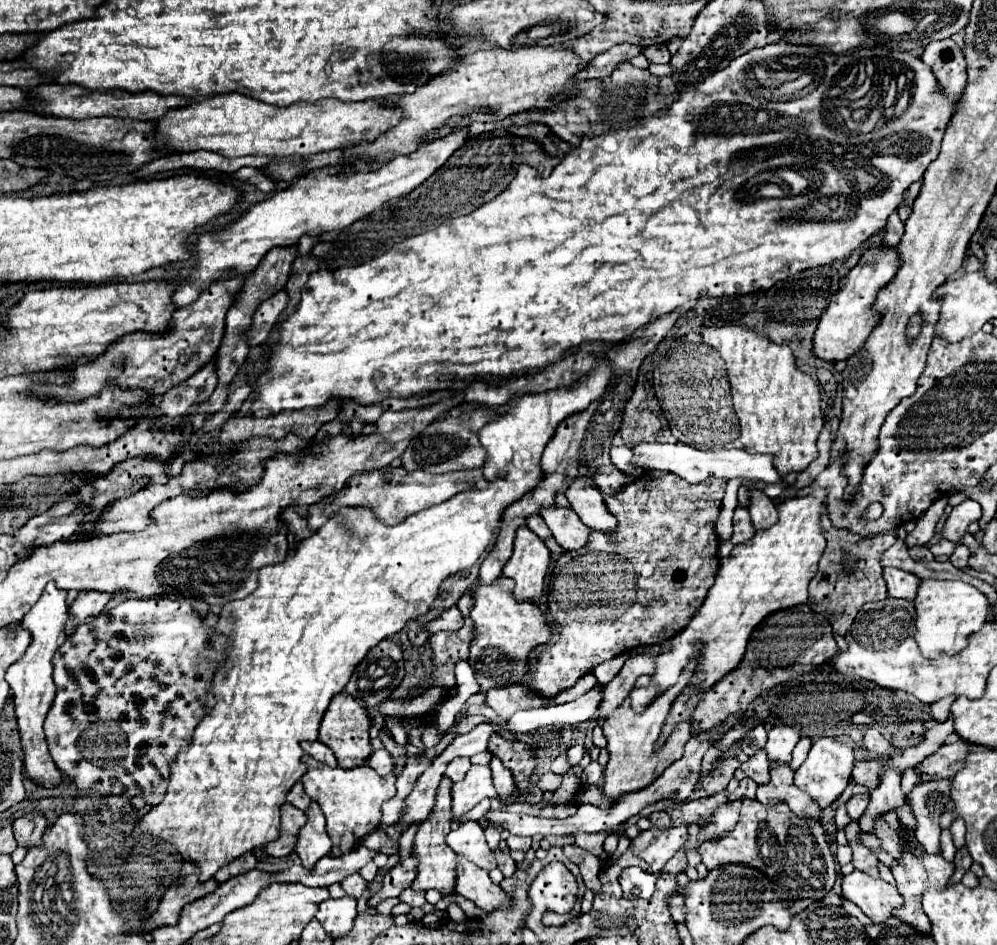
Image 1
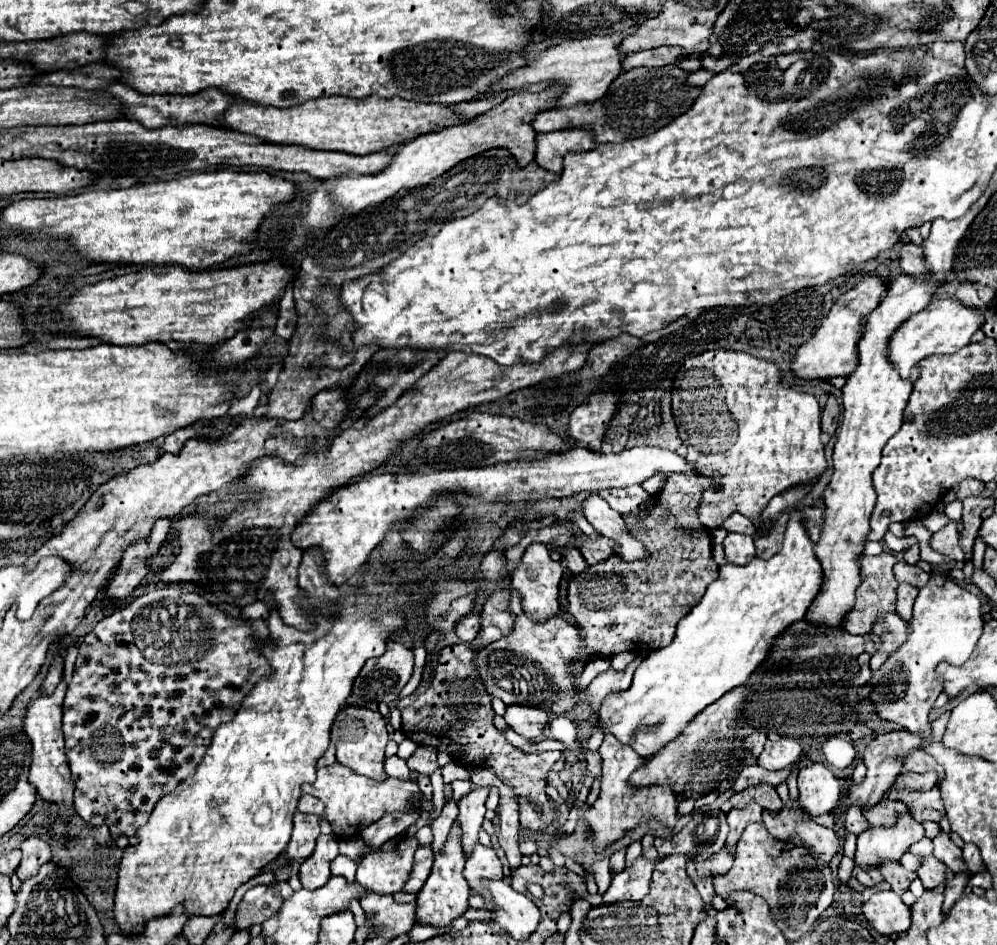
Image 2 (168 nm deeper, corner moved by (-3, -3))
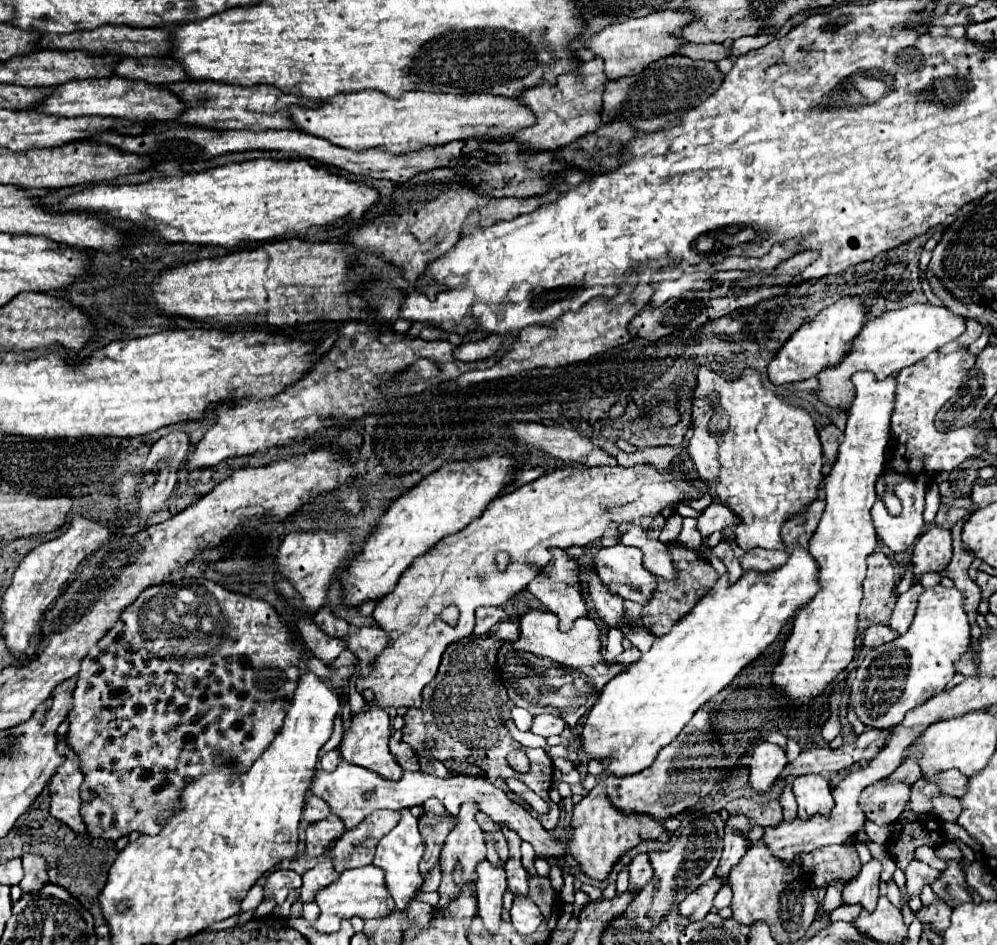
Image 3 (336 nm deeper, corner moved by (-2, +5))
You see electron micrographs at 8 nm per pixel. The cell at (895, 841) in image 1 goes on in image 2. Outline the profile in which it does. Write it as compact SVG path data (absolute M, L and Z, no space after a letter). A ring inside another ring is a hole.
M934 855L918 857L918 859L920 859L920 867L916 869L916 875L918 875L918 879L924 883L924 887L934 889L934 887L942 885L946 865L944 865L944 863L940 863Z

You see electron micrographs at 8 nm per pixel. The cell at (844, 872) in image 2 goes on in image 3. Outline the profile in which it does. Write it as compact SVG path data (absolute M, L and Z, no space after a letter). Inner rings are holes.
M833 885L833 887L825 893L825 897L823 897L823 905L821 905L821 909L823 909L825 915L829 915L833 909L837 909L837 907L841 905L841 889L843 889L843 885L841 885L841 887Z

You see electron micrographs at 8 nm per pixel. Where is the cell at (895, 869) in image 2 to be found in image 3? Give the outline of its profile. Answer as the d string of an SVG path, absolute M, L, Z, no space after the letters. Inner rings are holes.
M911 861L911 865L905 871L905 877L907 877L907 891L909 891L909 895L911 897L919 897L921 889L925 885L931 885L939 877L939 871L931 869L929 865L925 865L921 861Z

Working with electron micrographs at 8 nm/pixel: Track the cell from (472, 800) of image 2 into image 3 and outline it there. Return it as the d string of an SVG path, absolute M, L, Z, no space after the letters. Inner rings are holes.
M471 803L463 805L463 809L461 809L461 813L459 813L459 823L457 823L457 827L449 833L449 837L447 837L445 845L443 845L443 851L441 851L441 873L443 873L443 879L441 879L441 885L439 885L439 895L441 895L441 899L439 899L439 903L437 903L437 907L439 907L441 911L443 911L453 899L459 897L459 889L461 889L461 887L453 881L453 871L455 871L455 867L461 867L463 881L469 885L469 883L477 881L475 867L477 867L481 861L485 861L485 857L487 857L483 831L479 829L479 825L477 825L477 821L475 821L475 813L477 813L475 805L471 805Z

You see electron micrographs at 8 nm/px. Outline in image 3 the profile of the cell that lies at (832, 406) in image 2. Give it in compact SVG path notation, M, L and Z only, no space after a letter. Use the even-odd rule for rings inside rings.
M827 425L823 429L819 429L819 437L823 443L823 455L825 455L825 463L835 463L837 457L837 449L843 441L843 431L839 431L835 425Z

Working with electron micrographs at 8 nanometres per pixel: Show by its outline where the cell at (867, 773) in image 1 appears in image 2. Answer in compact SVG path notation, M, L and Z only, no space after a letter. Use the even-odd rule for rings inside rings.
M890 787L884 795L884 799L892 799L892 801L902 801L908 805L908 811L912 813L912 817L922 823L926 819L930 821L940 821L944 805L940 799L940 791L938 789L930 789L930 791L910 791L910 789L898 789L898 787Z

